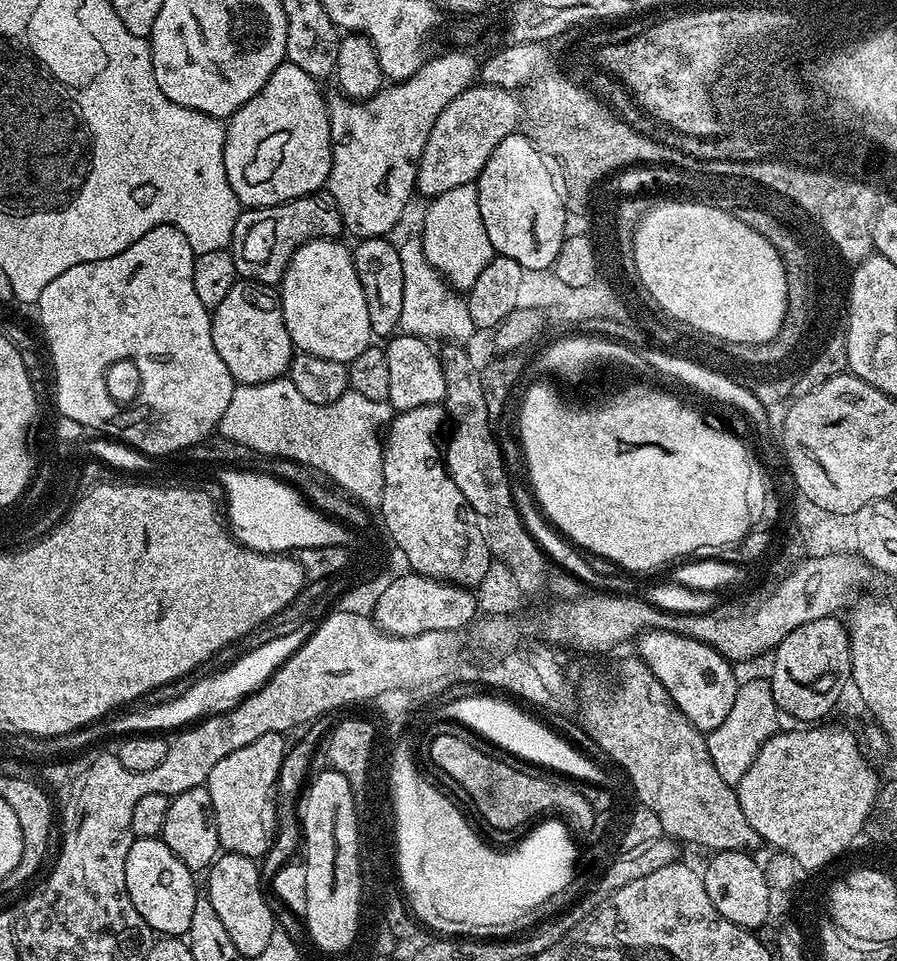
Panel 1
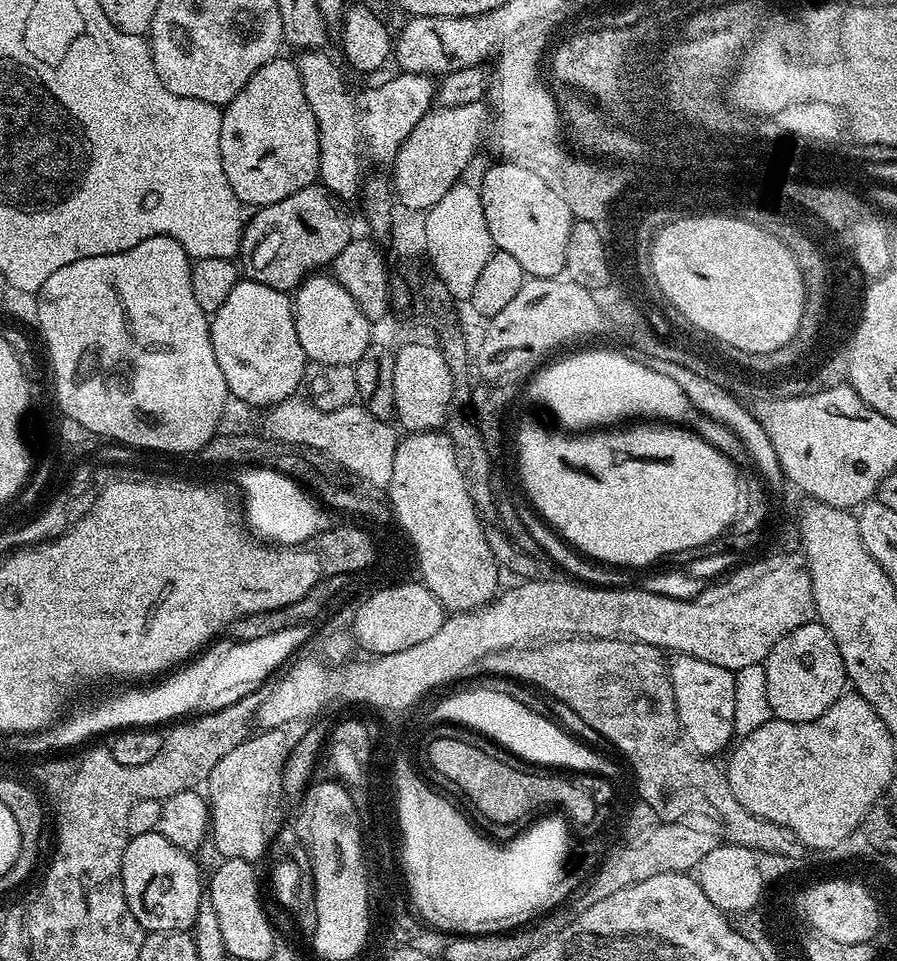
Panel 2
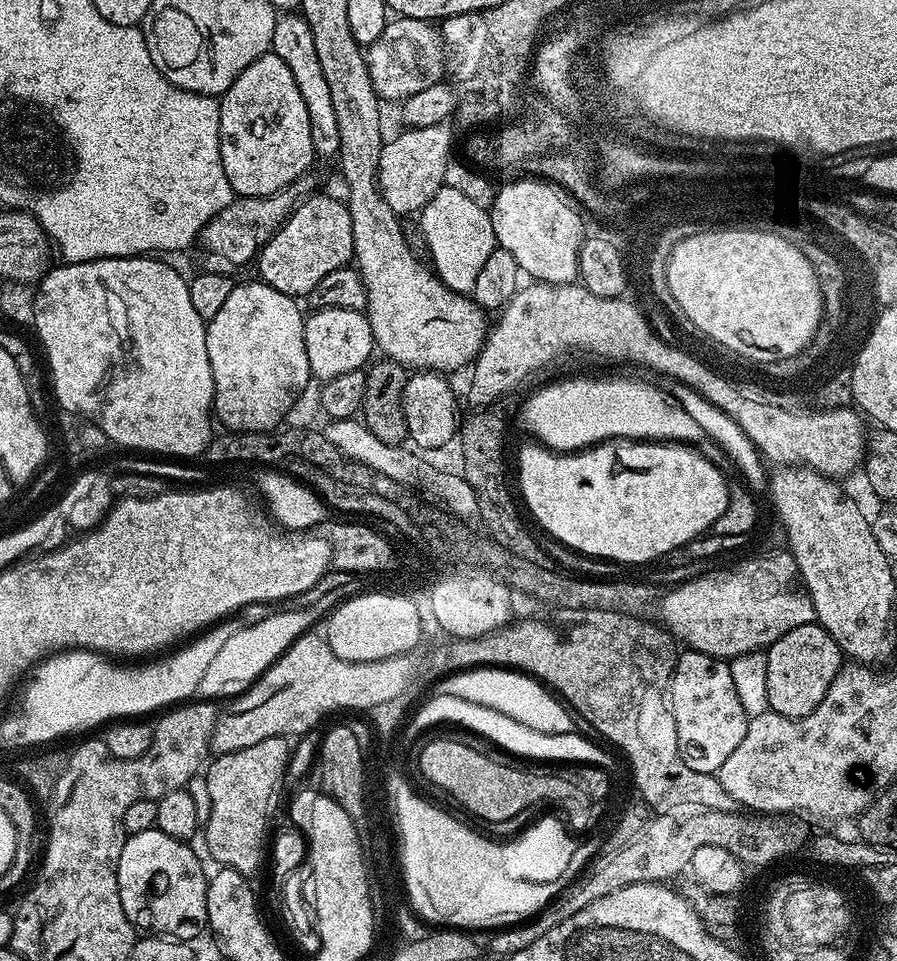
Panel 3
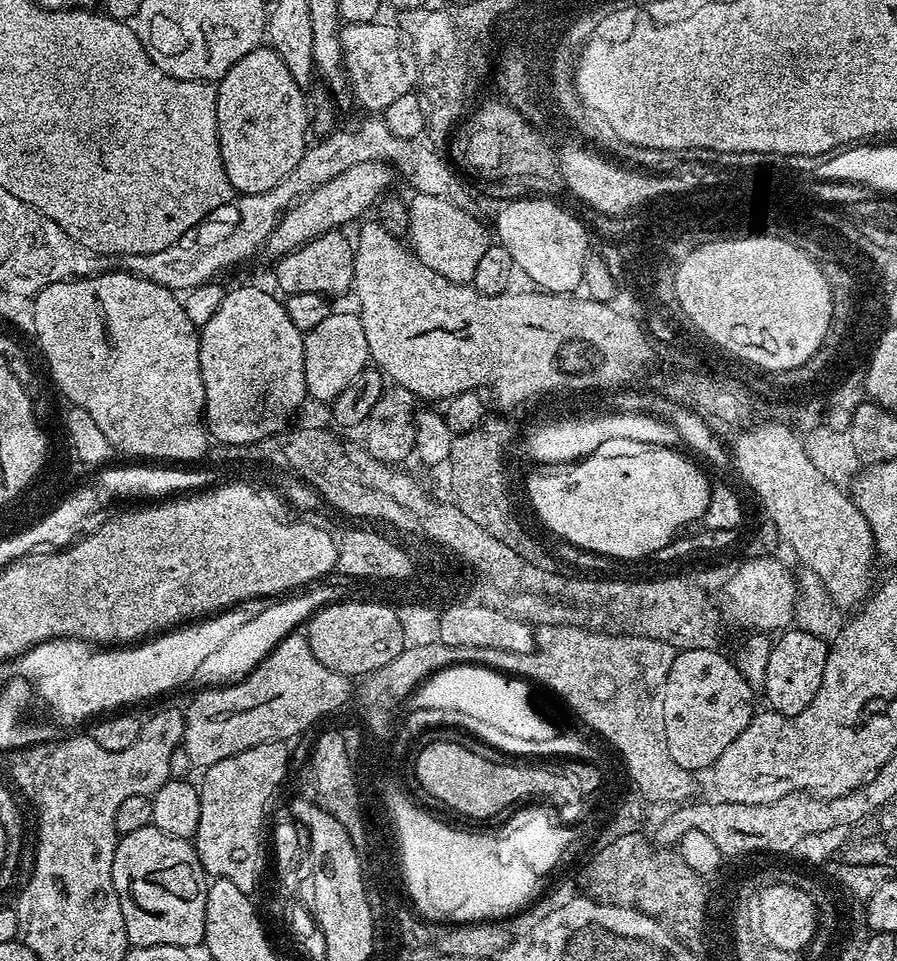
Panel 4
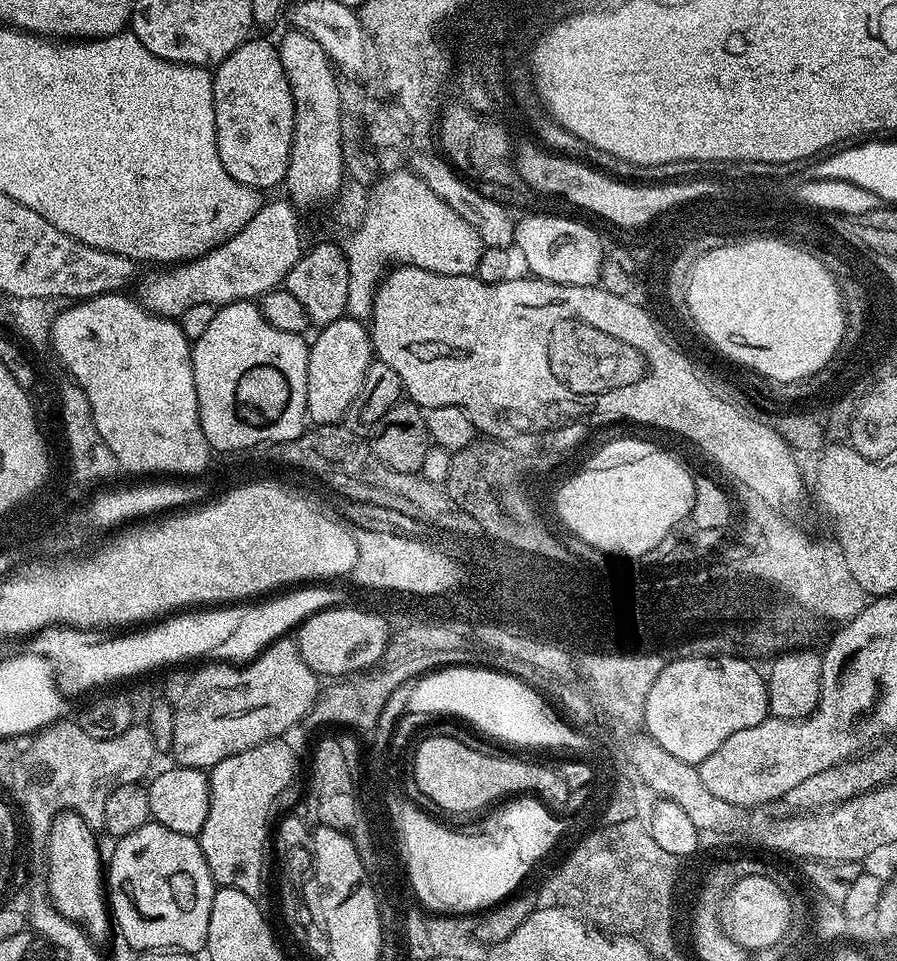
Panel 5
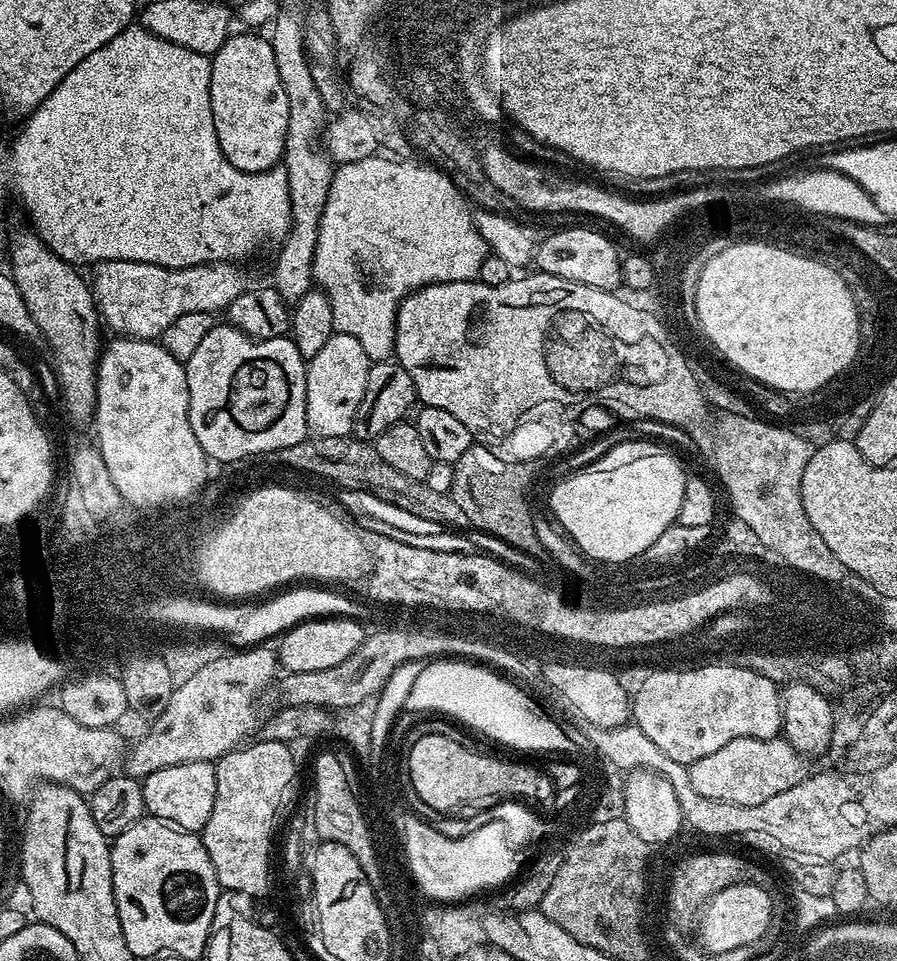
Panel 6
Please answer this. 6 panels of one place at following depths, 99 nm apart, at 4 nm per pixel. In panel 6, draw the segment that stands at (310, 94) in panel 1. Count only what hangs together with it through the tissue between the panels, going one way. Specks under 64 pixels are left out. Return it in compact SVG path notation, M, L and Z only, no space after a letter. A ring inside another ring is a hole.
M244 30L229 35L228 41L211 57L210 70L210 110L214 114L214 130L222 154L235 168L243 172L265 172L277 167L284 155L287 138L288 115L290 106L286 90L278 76L277 63L271 39L255 36L255 31Z

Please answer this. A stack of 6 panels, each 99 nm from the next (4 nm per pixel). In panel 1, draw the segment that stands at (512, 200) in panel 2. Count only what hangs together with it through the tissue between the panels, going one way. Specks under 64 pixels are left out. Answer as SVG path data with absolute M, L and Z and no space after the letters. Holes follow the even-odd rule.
M515 130L502 138L475 180L478 210L482 210L484 234L490 238L493 253L514 258L518 266L530 270L546 271L555 265L558 250L562 250L568 224L568 212L560 197L561 185L549 161L536 148L536 143L523 131Z

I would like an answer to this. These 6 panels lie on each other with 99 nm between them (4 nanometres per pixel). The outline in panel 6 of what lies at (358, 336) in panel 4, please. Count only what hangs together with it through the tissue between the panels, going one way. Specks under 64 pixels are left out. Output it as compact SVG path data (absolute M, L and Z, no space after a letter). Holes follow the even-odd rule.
M336 332L328 339L326 346L318 350L318 354L310 357L306 367L306 418L309 433L330 438L353 435L356 415L362 406L362 394L366 394L366 378L370 367L366 350L362 350L358 338Z

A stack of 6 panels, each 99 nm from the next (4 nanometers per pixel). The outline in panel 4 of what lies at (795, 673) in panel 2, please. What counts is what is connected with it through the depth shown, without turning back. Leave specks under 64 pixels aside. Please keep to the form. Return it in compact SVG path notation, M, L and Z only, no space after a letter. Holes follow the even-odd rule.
M797 627L785 631L780 638L780 641L773 643L769 652L762 695L768 699L767 707L771 711L793 716L814 702L814 694L818 694L818 686L822 686L829 645L824 638L803 632Z

